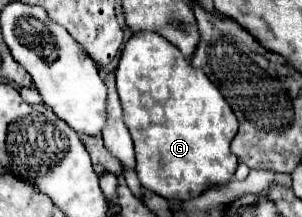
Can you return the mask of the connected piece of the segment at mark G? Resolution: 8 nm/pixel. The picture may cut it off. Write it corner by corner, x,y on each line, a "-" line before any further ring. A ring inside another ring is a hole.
151,31
133,35
121,53
115,77
117,93
123,105
123,119
135,143
137,175
145,189
165,199
189,201
199,197
207,187
223,185
233,177
239,163
229,151
229,143
237,135
239,127
235,113
219,89
205,77
205,73
191,67
189,61
185,61
185,57
175,49
175,45

